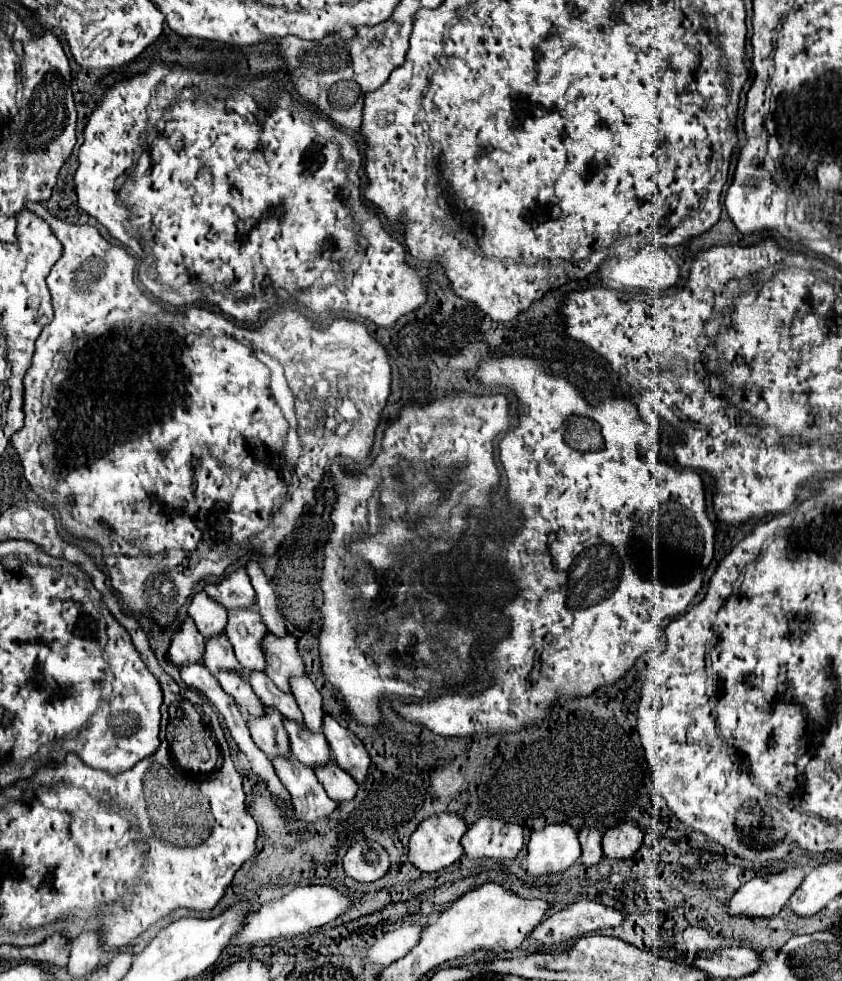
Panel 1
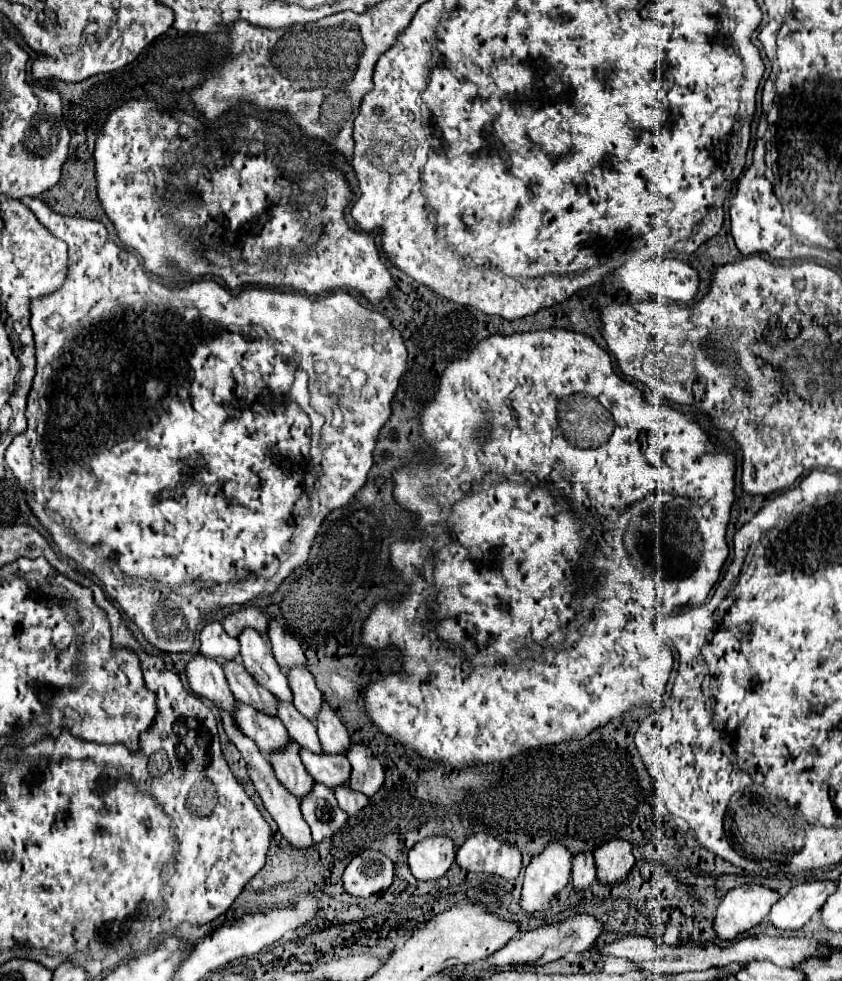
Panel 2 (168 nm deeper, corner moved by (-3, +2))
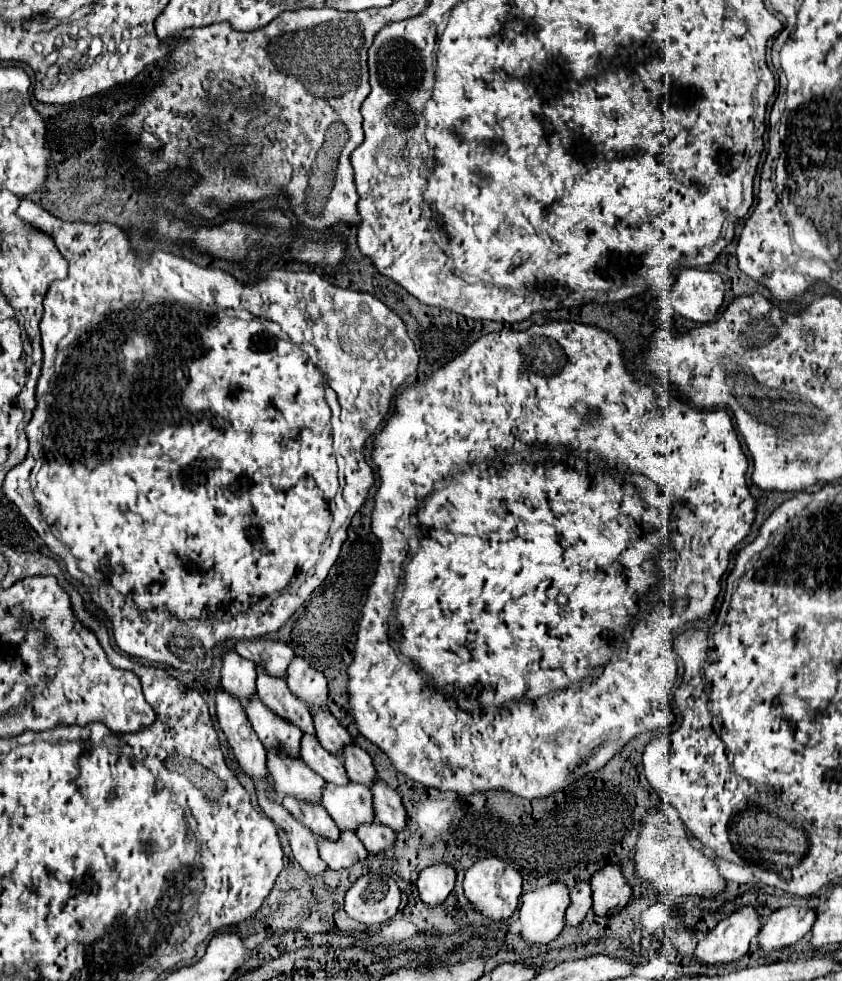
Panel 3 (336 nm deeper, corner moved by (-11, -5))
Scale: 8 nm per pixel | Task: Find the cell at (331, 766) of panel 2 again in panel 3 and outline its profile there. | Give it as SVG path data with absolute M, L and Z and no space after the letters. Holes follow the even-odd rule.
M348 782L344 786L324 784L322 806L330 812L340 830L356 830L358 824L372 822L372 792L368 786Z

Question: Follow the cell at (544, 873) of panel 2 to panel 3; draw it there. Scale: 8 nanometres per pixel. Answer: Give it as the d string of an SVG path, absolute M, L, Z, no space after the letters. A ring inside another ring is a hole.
M552 880L548 886L530 890L522 896L520 922L522 936L532 944L546 944L554 940L564 928L564 912L568 908L570 888Z

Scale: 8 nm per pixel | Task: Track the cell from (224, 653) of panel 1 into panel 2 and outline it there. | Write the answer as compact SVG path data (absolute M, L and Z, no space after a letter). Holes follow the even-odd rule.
M240 661L224 663L224 673L226 673L226 679L228 679L232 693L236 695L236 699L240 703L250 705L252 709L262 711L262 713L272 715L272 717L278 715L276 697L272 697L270 691L264 691L264 687L260 687L252 679L252 675L248 675L248 671L244 671L244 665Z

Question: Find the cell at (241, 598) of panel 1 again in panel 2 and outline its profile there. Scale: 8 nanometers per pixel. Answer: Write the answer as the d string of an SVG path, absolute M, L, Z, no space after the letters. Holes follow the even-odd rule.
M248 607L248 609L238 609L238 611L230 613L224 619L222 625L224 625L224 631L230 637L238 637L242 633L242 629L246 629L246 627L252 627L260 635L266 635L266 631L268 631L268 617L260 609Z

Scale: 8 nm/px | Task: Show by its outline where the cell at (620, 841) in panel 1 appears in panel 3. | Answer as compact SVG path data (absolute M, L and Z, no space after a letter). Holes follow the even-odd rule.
M608 864L600 868L596 874L592 874L590 884L594 900L592 910L598 916L610 916L620 912L632 896L632 886L626 882L620 864Z

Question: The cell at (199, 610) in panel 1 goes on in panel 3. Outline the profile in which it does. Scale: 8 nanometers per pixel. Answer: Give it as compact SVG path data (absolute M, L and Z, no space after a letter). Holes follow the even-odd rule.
M234 650L222 652L222 686L232 692L242 706L256 692L256 672L254 662L240 658Z

